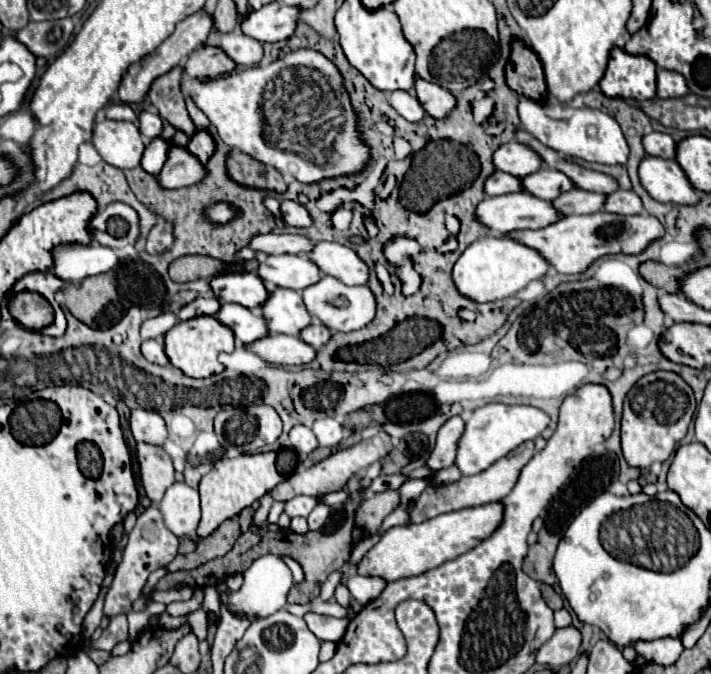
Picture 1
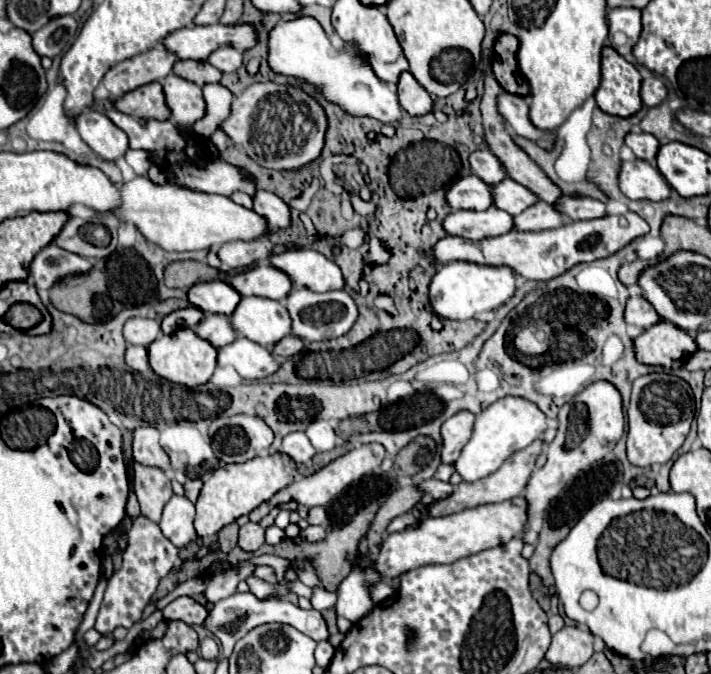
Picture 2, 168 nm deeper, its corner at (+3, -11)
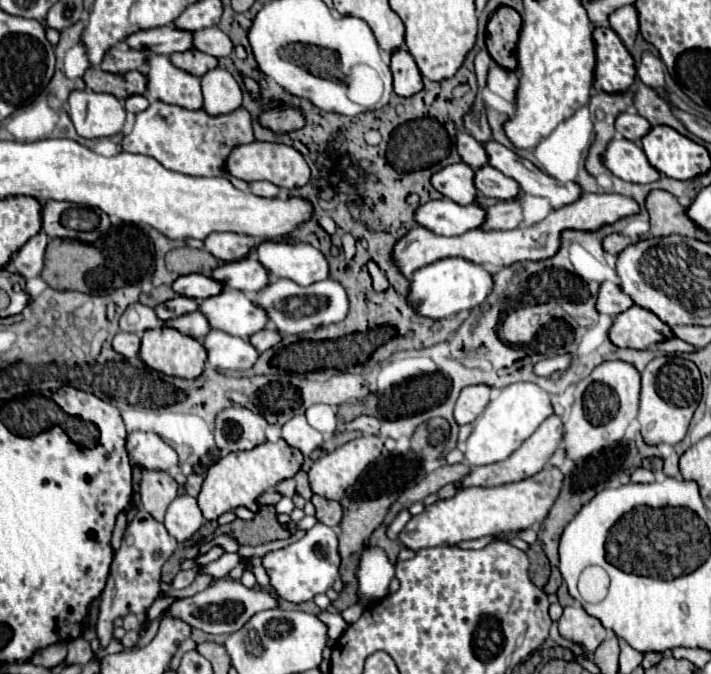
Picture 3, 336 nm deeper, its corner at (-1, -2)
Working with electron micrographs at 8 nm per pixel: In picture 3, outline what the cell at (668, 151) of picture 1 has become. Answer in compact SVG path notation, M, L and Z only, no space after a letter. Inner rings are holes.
M624 112L616 118L616 132L620 132L630 142L640 142L640 138L644 138L650 128L650 122L646 118L640 118L640 114Z

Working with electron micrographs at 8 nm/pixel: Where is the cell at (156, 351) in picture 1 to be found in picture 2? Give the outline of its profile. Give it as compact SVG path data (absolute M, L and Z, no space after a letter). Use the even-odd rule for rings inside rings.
M128 345L126 353L124 353L126 365L134 371L148 371L148 351L144 347L136 347L136 345Z

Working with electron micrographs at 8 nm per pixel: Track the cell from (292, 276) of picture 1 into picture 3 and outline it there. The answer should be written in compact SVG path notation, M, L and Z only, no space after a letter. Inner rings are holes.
M254 256L218 266L212 272L212 278L228 288L236 288L246 294L256 294L270 284L268 270L264 270L264 266L260 266L260 262Z

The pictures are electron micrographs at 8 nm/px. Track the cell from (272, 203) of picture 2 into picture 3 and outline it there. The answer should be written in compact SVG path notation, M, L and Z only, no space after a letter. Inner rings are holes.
M250 182L250 192L260 198L278 198L280 196L280 188L274 186L272 182Z

